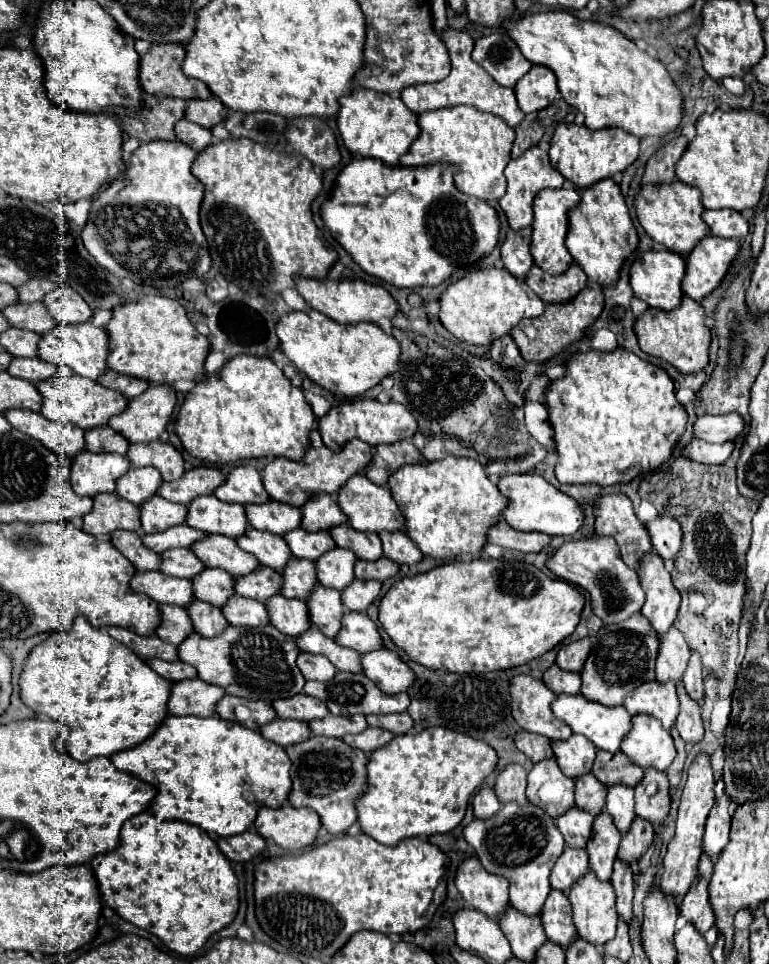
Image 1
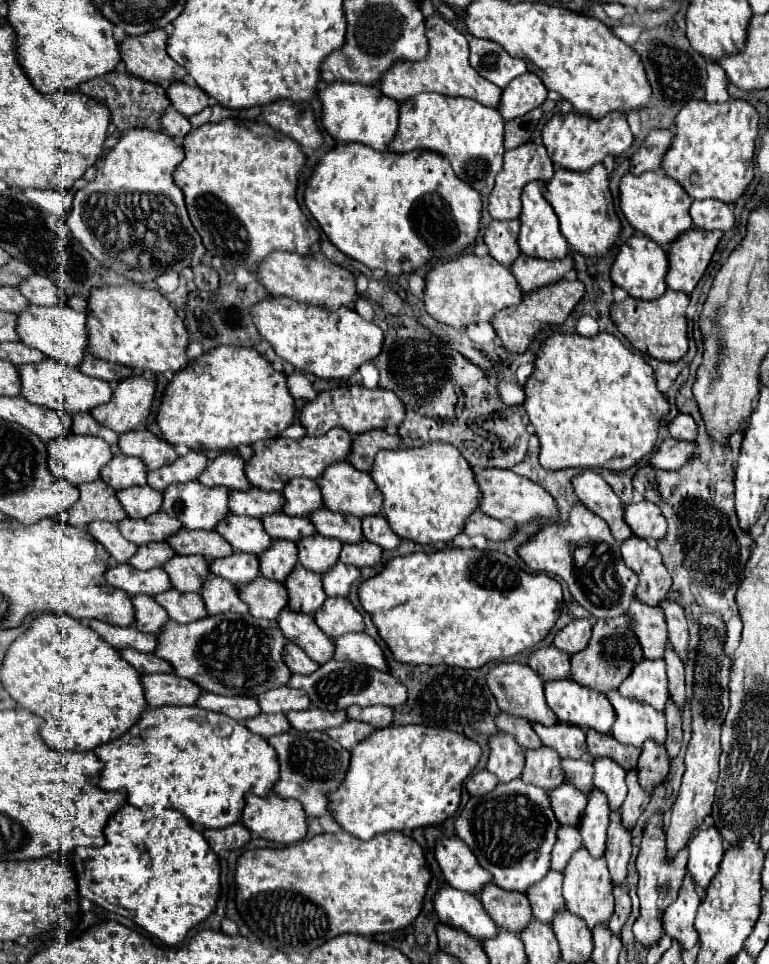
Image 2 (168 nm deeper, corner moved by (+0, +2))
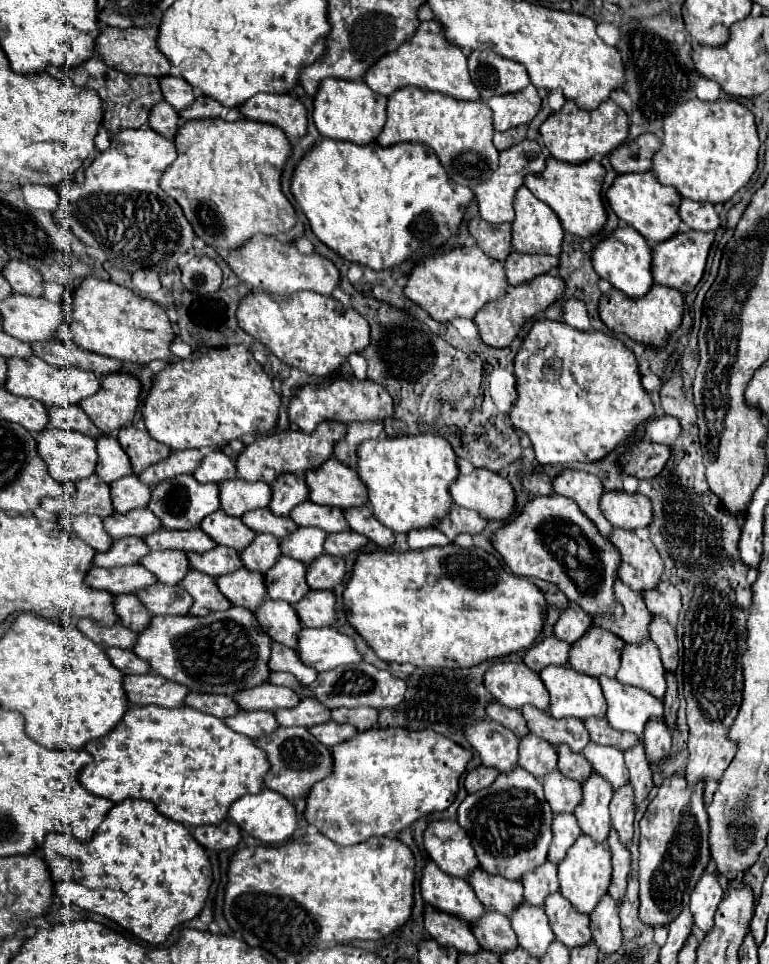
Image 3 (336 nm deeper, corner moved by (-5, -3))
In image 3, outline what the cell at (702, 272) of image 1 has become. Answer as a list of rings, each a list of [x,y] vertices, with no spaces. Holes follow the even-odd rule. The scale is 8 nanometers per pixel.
[[[680,231],[672,239],[654,245],[654,281],[672,289],[682,291],[684,295],[694,291],[698,281],[704,275],[708,251],[714,243],[714,233],[702,233],[702,231]]]

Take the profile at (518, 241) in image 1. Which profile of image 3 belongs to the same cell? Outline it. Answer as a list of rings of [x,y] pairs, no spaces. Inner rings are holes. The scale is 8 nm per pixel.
[[[474,217],[468,223],[470,233],[478,241],[478,247],[496,261],[506,261],[512,253],[512,223],[492,225],[480,217]]]

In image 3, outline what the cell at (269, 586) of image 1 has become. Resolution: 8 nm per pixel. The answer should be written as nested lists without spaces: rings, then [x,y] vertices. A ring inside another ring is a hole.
[[[218,545],[214,551],[206,551],[202,555],[198,555],[198,553],[188,553],[188,555],[190,555],[190,565],[194,569],[198,569],[206,575],[212,575],[212,577],[230,575],[244,567],[240,553],[230,547],[222,547],[222,545]]]

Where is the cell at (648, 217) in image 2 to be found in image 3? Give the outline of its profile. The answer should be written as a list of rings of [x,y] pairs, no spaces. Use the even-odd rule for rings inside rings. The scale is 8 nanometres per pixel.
[[[652,171],[648,173],[626,173],[620,175],[614,185],[608,189],[606,193],[608,203],[612,207],[612,211],[630,227],[634,227],[640,235],[644,235],[644,239],[650,245],[668,241],[670,237],[674,237],[678,233],[678,227],[682,223],[680,215],[678,215],[678,207],[682,197],[678,195],[678,191],[674,187],[662,185],[656,175]]]

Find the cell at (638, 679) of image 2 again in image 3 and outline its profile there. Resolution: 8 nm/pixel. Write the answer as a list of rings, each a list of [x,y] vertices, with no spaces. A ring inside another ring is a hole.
[[[644,639],[640,645],[630,645],[628,643],[624,647],[624,651],[622,651],[622,665],[618,669],[616,679],[620,683],[624,683],[624,685],[648,691],[656,699],[664,699],[664,693],[666,693],[666,669],[662,667],[662,659],[658,655],[658,649],[654,647],[654,643],[650,639]]]

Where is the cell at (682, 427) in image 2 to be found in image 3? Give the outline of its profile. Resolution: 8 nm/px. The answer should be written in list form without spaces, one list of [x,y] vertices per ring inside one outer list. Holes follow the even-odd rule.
[[[676,417],[654,419],[646,425],[646,435],[654,443],[662,443],[662,445],[674,445],[674,441],[680,437],[680,433],[682,433],[682,425]]]

